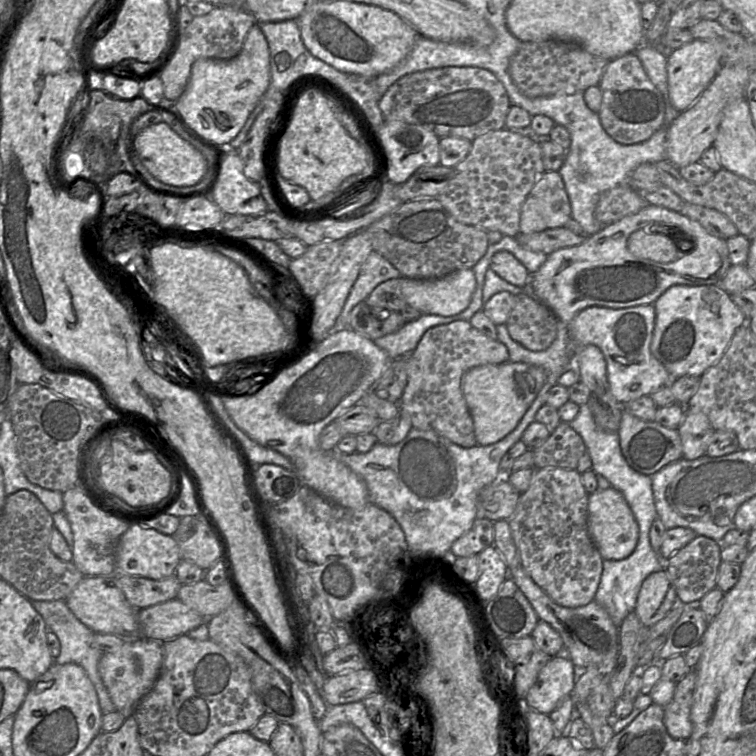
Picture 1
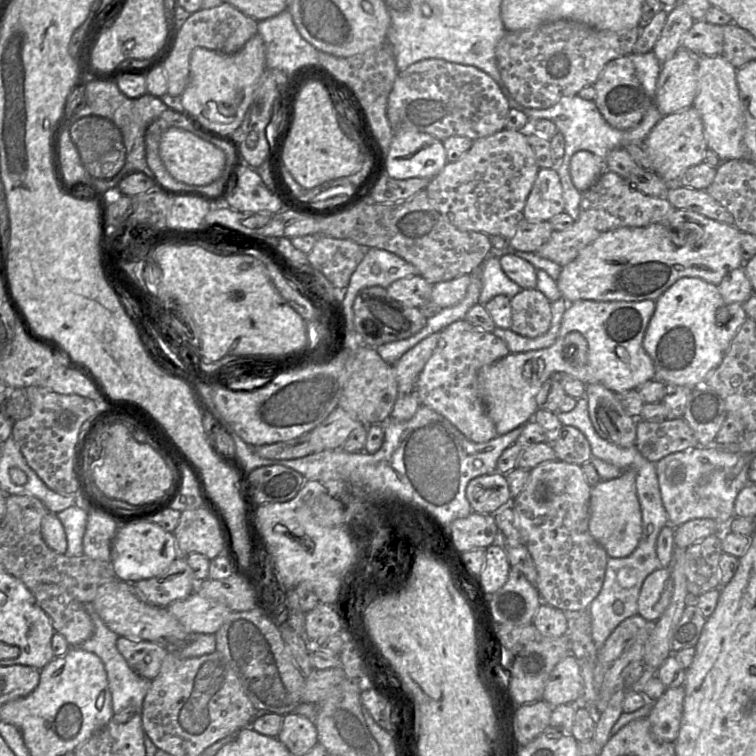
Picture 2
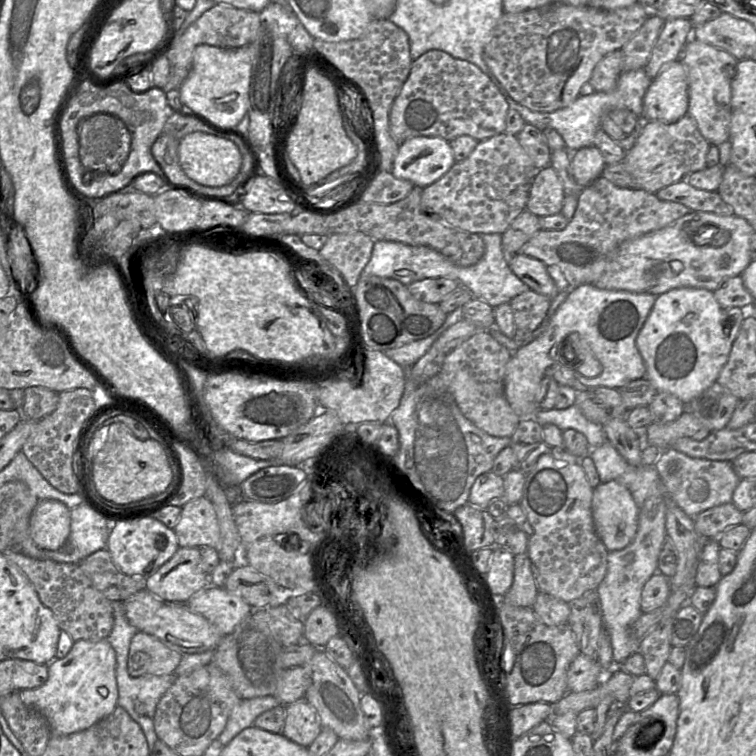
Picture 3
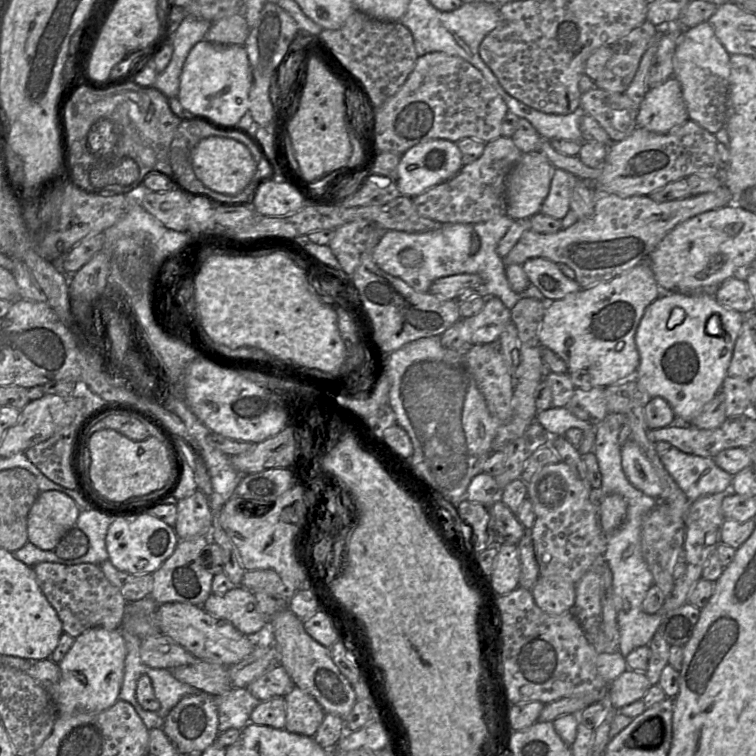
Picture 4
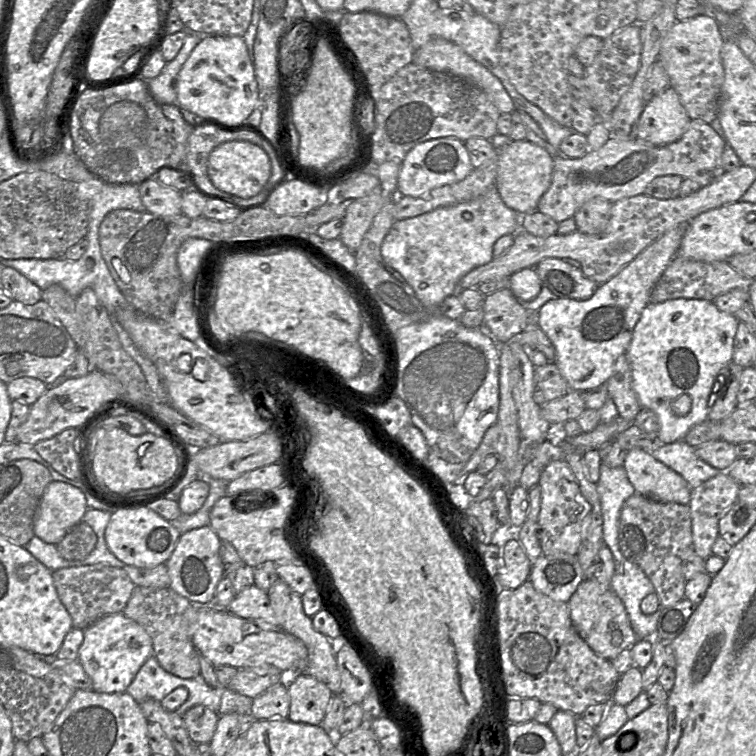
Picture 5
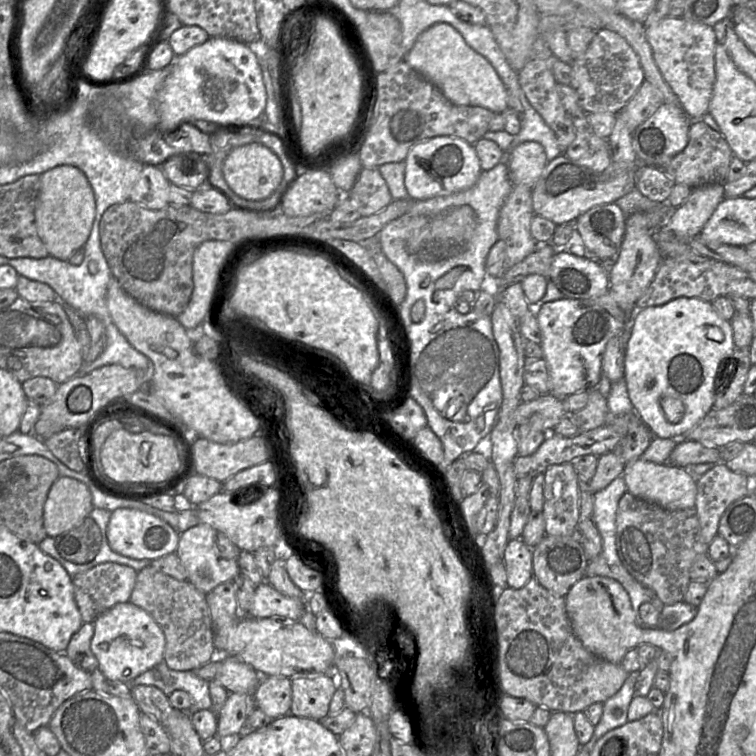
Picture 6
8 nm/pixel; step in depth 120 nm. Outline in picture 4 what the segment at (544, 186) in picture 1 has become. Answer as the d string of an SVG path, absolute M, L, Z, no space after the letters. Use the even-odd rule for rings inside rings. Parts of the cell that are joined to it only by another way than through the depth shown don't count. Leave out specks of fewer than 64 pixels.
M556 168L540 213L562 220L570 210L570 197L579 181L580 179L572 173Z

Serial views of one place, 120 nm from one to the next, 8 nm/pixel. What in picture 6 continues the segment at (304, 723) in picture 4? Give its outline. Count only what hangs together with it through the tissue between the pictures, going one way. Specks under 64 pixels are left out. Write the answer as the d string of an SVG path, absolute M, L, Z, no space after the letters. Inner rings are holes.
M333 673L299 675L291 678L290 714L313 720L325 718L337 687L337 679Z

